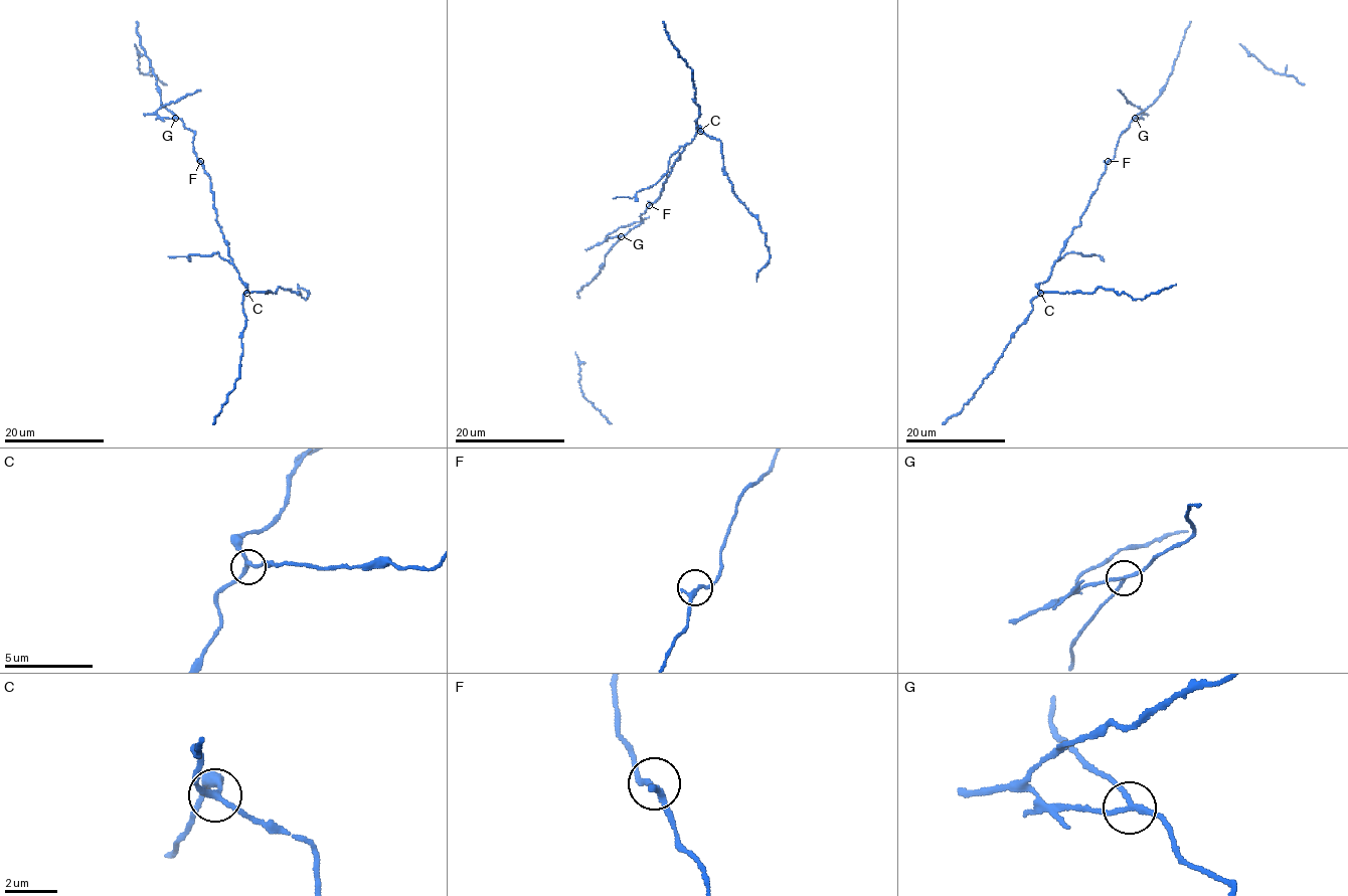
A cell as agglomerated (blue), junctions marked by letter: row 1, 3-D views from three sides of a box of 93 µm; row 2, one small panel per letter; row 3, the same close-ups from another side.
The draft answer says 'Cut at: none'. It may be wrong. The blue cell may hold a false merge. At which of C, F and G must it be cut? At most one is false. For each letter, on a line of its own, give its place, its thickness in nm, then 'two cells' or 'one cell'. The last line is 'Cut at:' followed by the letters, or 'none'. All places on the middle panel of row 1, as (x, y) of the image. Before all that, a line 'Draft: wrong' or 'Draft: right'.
Draft: wrong
C: (700, 131) | 190 nm | one cell
F: (649, 205) | 170 nm | one cell
G: (621, 236) | 180 nm | two cells
Cut at: G

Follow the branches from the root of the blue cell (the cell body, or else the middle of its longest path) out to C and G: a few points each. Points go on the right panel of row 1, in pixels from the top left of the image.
C: (1105, 172), (1080, 219), (1081, 224), (1072, 230), (1050, 277), (1039, 285), (1040, 293)
G: (1105, 172), (1106, 164), (1114, 158), (1119, 137), (1135, 117)

